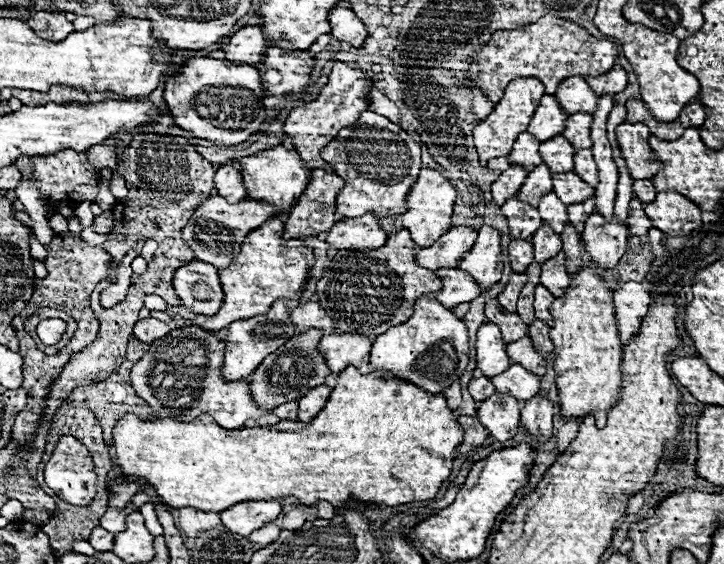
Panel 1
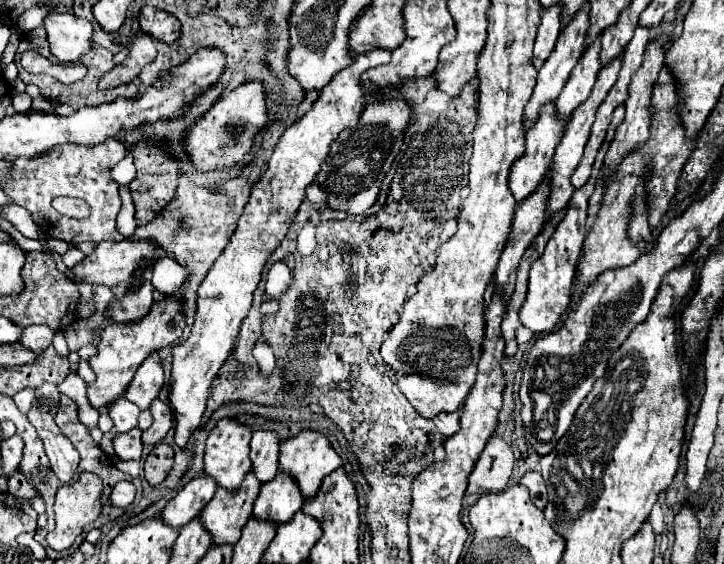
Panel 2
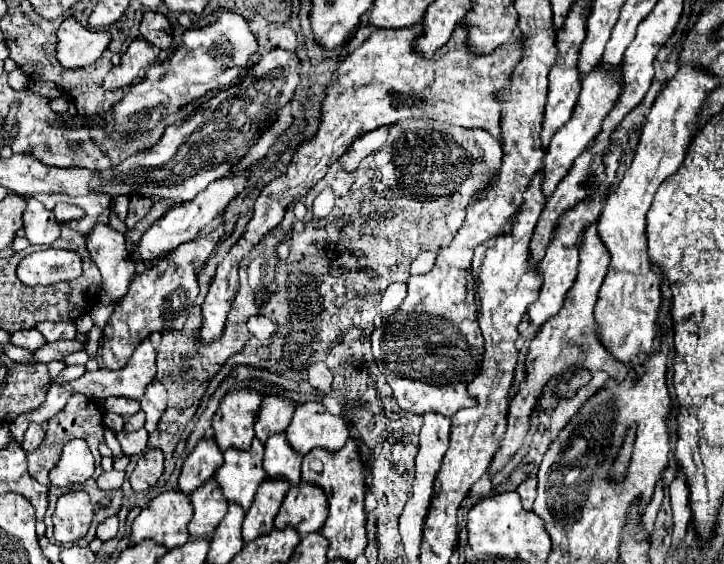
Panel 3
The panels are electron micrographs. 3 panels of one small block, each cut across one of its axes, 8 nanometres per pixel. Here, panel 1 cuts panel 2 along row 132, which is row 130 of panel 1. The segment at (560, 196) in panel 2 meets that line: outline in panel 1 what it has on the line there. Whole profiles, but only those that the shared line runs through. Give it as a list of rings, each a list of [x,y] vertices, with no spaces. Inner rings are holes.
[[[572,114],[564,122],[562,136],[576,150],[580,150],[580,148],[592,148],[592,142],[590,142],[590,124],[592,124],[592,116],[590,114]]]

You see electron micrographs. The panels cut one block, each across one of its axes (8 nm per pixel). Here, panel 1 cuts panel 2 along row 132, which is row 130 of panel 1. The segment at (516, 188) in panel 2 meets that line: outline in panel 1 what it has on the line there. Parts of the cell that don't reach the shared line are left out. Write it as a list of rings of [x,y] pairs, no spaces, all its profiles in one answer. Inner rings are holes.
[[[544,94],[532,120],[528,126],[528,132],[536,140],[552,140],[552,136],[560,136],[564,132],[564,112],[558,106],[556,98],[550,94]]]

